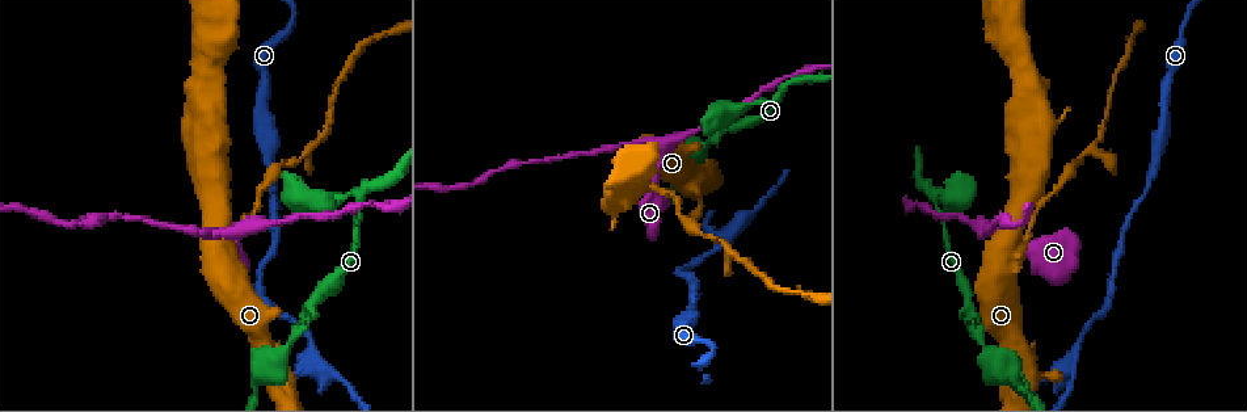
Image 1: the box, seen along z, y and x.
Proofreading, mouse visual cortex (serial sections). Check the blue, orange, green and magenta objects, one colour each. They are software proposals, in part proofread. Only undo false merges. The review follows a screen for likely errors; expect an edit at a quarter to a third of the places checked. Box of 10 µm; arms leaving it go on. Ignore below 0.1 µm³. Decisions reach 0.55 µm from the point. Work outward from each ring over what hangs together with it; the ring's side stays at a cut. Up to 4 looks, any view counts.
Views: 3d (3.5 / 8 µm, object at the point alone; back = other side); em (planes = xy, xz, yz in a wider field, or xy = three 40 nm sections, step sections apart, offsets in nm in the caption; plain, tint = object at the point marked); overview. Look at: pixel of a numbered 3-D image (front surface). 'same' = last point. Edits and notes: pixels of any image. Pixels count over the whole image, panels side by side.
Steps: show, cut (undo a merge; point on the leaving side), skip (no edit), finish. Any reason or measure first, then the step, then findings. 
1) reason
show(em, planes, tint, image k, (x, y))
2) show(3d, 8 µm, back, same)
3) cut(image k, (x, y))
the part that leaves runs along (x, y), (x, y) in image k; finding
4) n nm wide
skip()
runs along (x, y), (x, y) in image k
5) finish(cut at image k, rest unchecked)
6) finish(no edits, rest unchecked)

three arms meet
show(3d, 3.5 µm, image 1, (1069, 354))

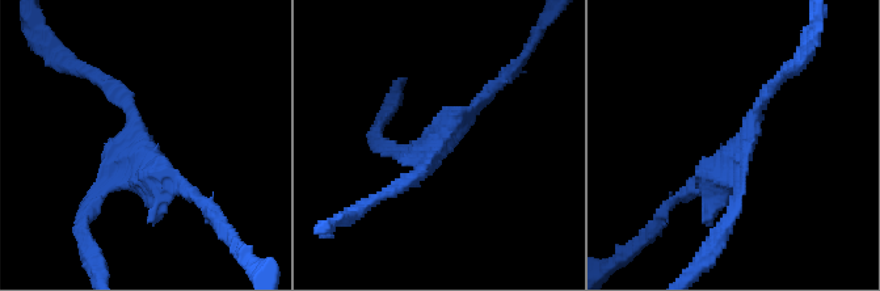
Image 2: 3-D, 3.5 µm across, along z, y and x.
skip()
runs along (778, 81), (721, 165), (683, 194) in image 2; one cell here

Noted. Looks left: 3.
a narrow waist
show(3d, 3.5 µm, image 1, (309, 319))

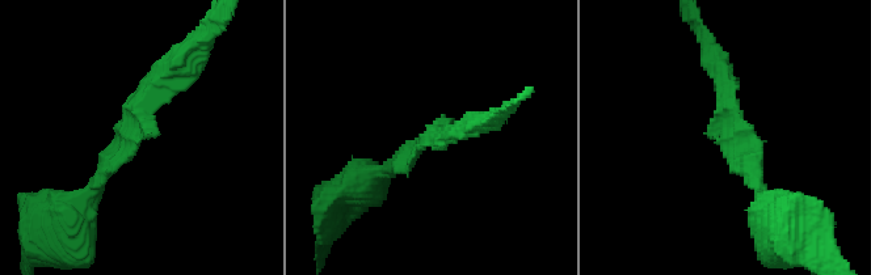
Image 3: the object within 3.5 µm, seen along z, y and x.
show(em, xy, step 5, tint, image 3, (138, 134))

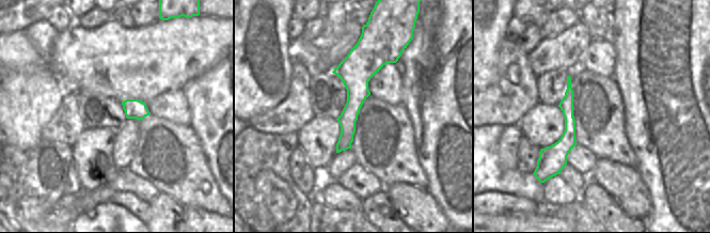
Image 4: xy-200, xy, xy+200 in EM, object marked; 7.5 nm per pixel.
skip()
runs along (362, 43), (357, 94), (338, 149) in image 4; all the same cell

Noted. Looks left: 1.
finish(no edits, rest unchecked)

